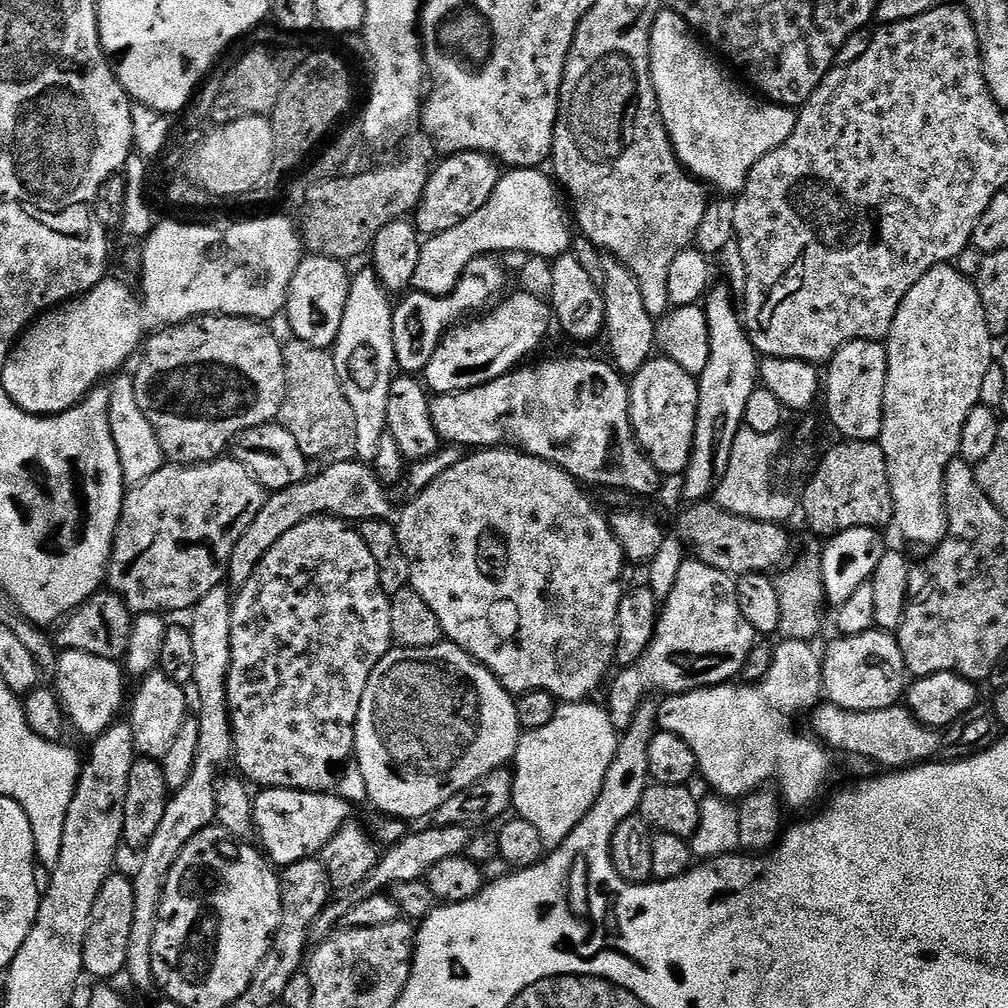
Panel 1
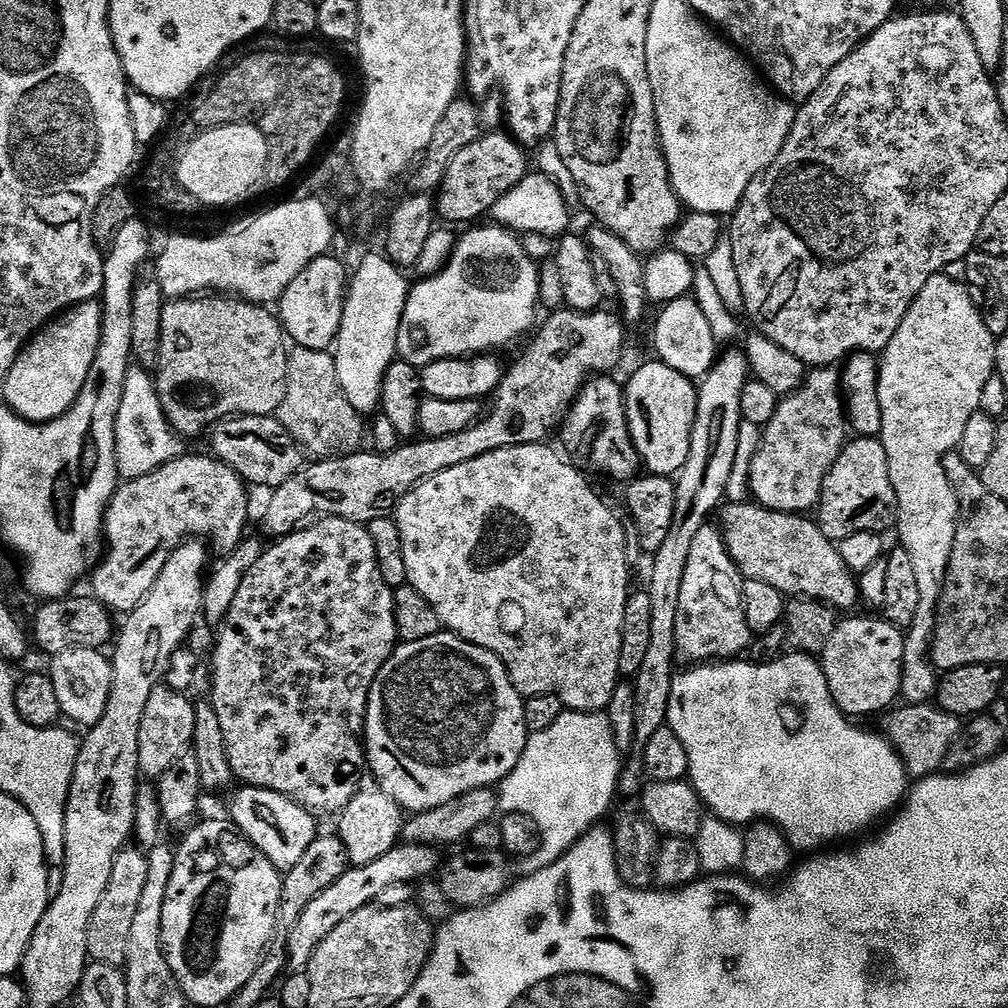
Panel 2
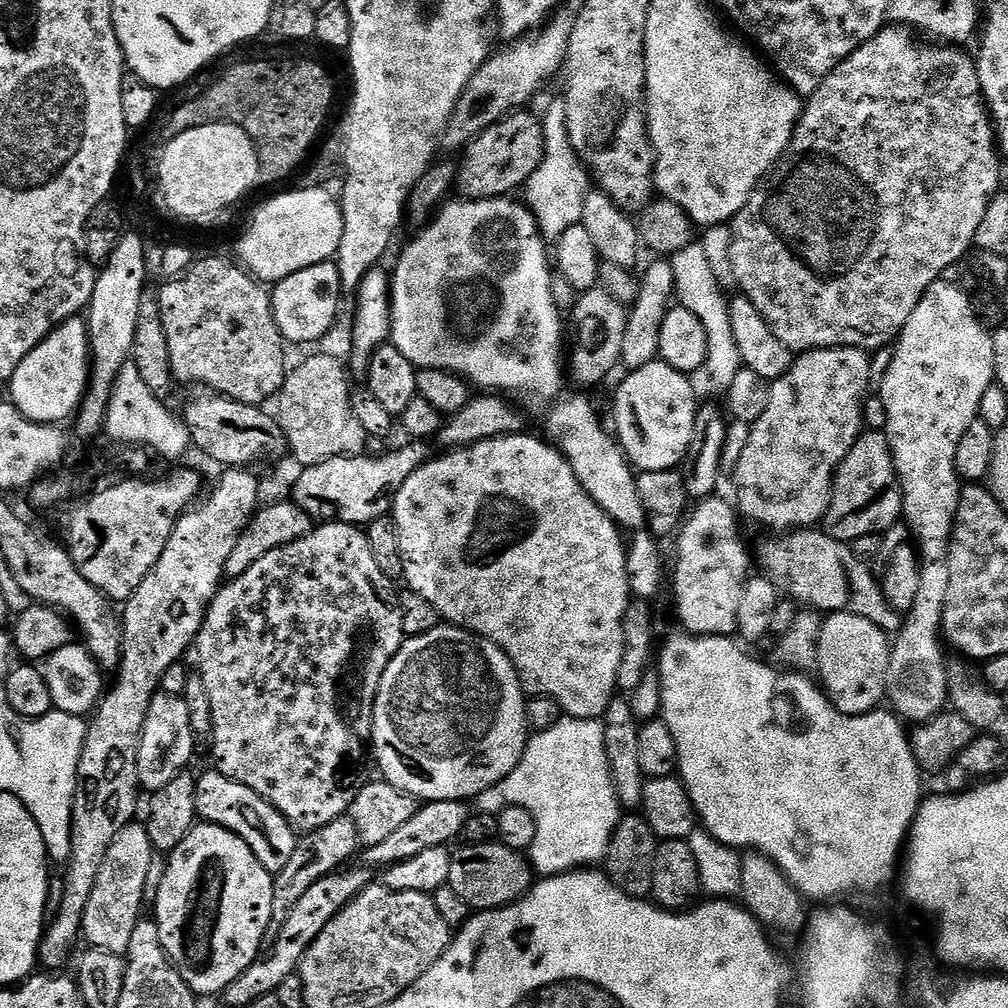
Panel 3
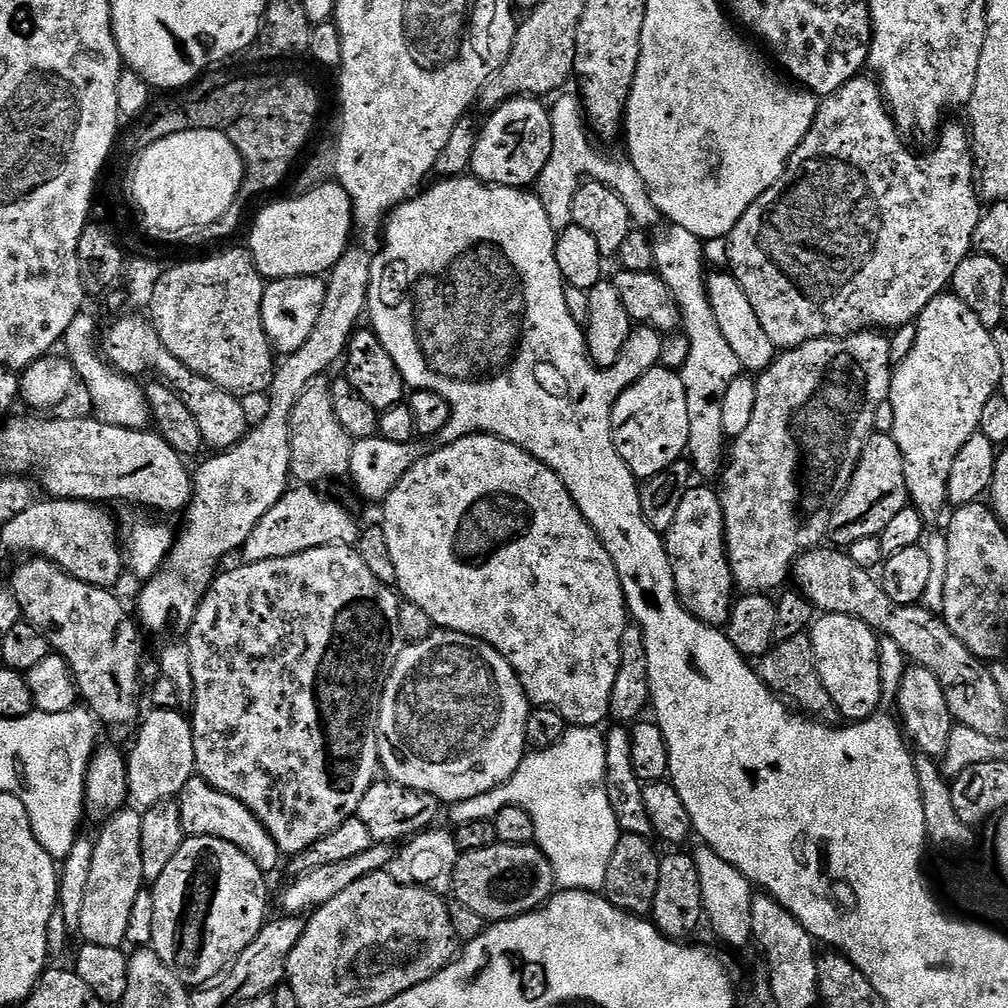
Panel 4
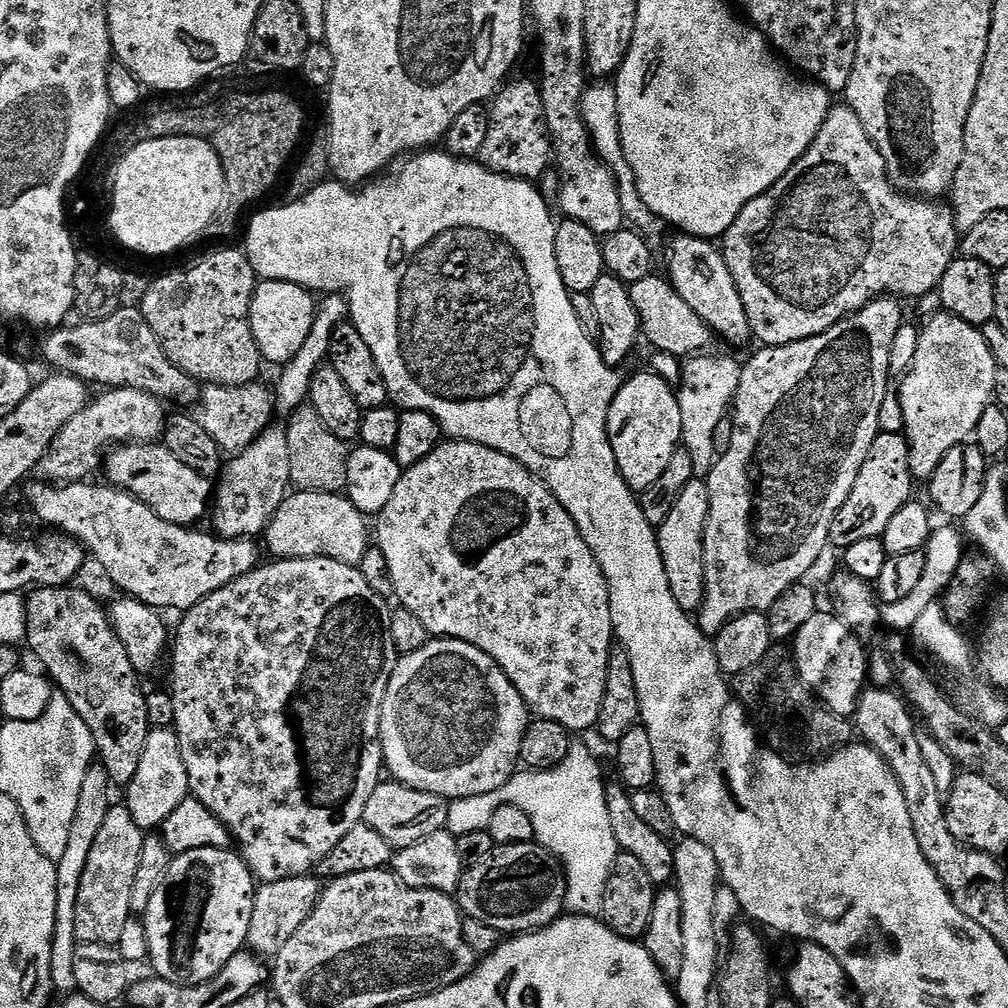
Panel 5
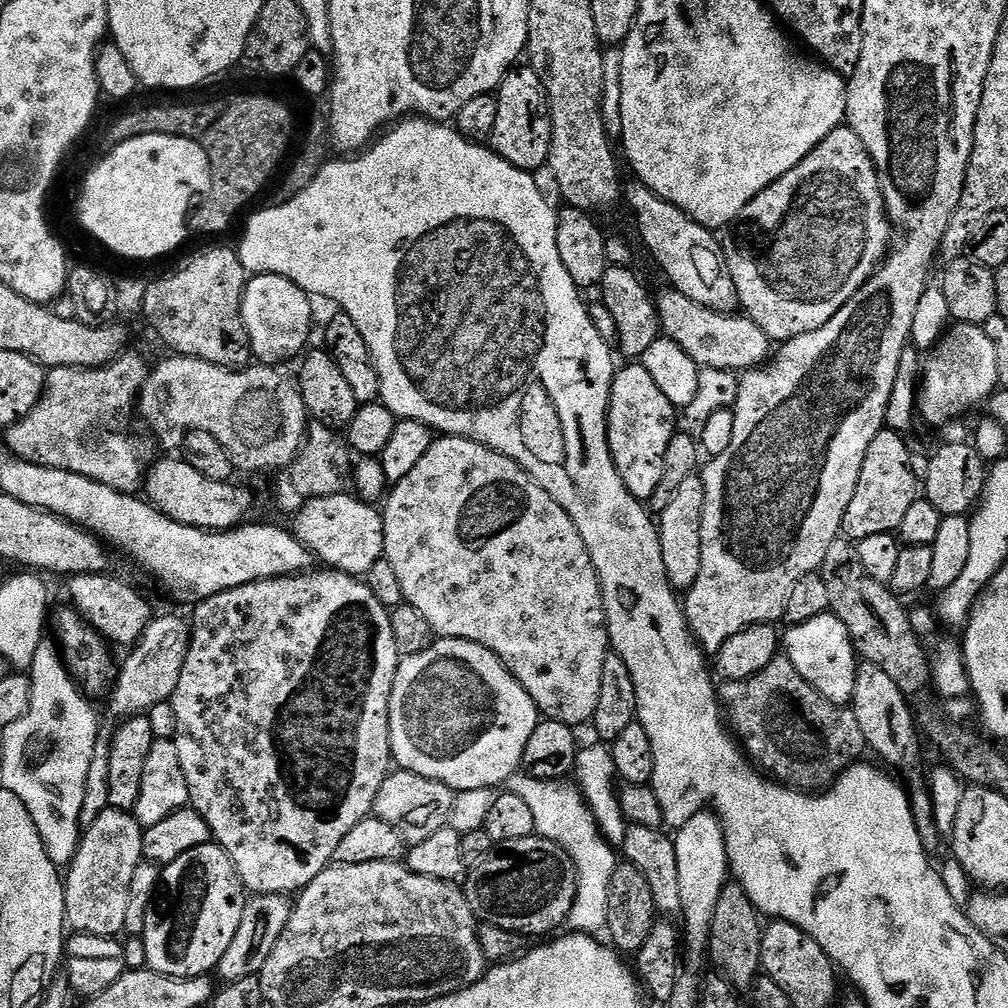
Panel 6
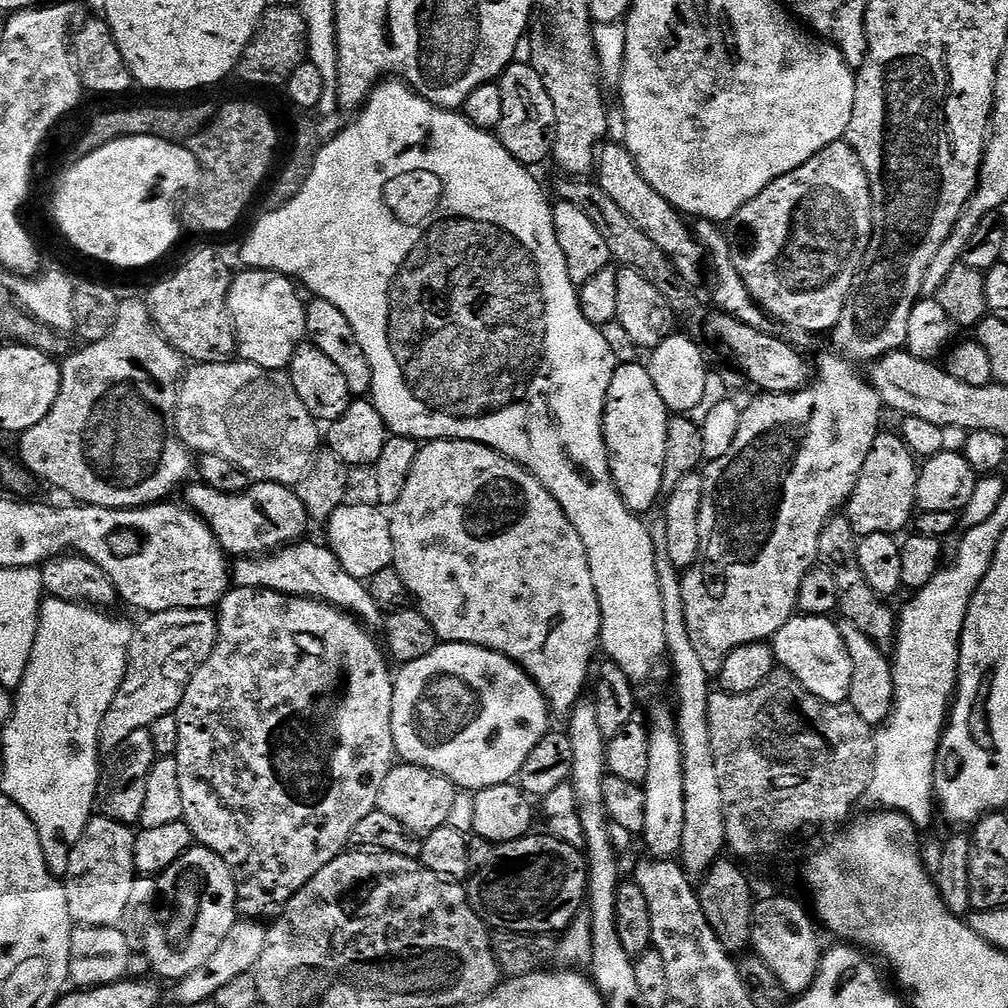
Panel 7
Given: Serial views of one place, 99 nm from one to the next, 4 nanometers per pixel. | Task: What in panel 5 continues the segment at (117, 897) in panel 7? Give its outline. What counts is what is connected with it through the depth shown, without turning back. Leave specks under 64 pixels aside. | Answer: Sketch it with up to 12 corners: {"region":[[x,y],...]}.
{"region":[[113,806],[82,890],[76,939],[119,945],[146,832]]}

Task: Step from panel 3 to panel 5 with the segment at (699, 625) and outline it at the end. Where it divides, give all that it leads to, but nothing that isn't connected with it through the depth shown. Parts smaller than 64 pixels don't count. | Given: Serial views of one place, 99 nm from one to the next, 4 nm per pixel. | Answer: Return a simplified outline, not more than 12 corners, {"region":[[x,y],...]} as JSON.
{"region":[[703,479],[682,490],[656,541],[670,594],[689,614],[704,601]]}

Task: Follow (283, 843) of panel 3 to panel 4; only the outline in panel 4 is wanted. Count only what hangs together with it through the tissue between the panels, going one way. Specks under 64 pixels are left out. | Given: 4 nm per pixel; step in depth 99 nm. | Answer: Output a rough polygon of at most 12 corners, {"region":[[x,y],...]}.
{"region":[[194,774],[178,803],[185,837],[230,842],[266,874],[280,848],[238,798]]}

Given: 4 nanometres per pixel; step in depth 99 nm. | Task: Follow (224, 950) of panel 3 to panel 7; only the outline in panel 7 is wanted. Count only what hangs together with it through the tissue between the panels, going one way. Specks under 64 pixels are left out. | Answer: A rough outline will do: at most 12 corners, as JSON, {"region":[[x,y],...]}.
{"region":[[193,846],[160,873],[143,955],[175,982],[238,919],[236,883]]}

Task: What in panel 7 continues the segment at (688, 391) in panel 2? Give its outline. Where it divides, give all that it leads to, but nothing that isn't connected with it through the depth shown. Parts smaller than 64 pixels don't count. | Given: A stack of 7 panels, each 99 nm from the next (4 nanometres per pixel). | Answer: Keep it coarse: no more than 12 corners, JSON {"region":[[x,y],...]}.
{"region":[[617,363],[604,444],[622,502],[662,500],[668,410],[647,367]]}

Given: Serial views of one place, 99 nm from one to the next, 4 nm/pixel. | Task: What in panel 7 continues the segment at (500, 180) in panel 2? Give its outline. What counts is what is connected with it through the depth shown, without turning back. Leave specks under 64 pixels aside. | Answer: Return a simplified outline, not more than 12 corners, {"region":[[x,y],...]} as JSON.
{"region":[[531,63],[509,64],[502,146],[519,164],[547,161],[554,102]]}

